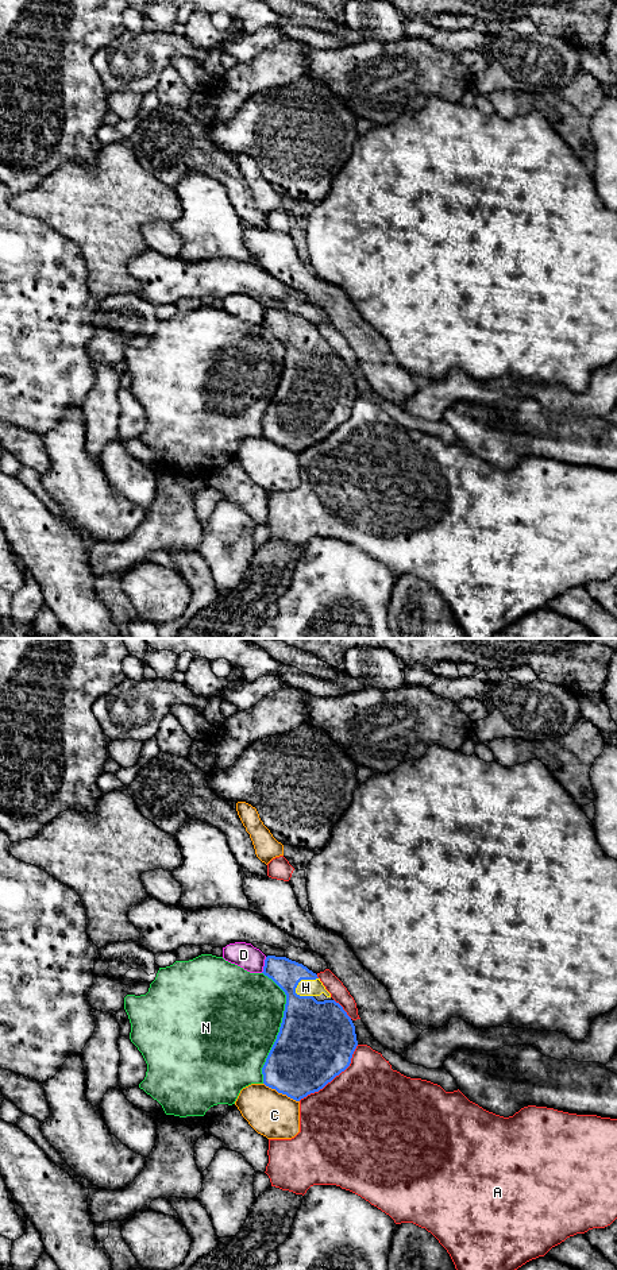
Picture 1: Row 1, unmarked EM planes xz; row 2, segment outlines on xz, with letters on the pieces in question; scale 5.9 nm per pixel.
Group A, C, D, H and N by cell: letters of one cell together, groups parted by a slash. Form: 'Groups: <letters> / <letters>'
Groups: A / C / D / H / N

